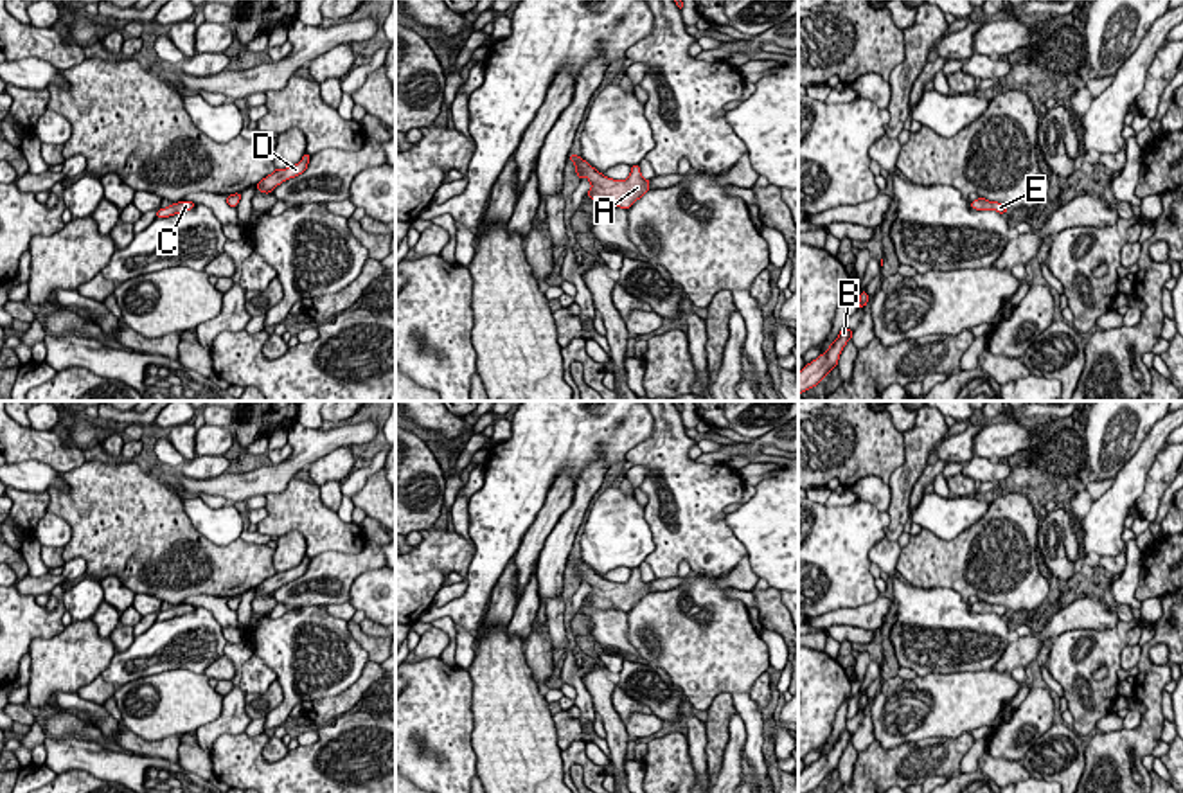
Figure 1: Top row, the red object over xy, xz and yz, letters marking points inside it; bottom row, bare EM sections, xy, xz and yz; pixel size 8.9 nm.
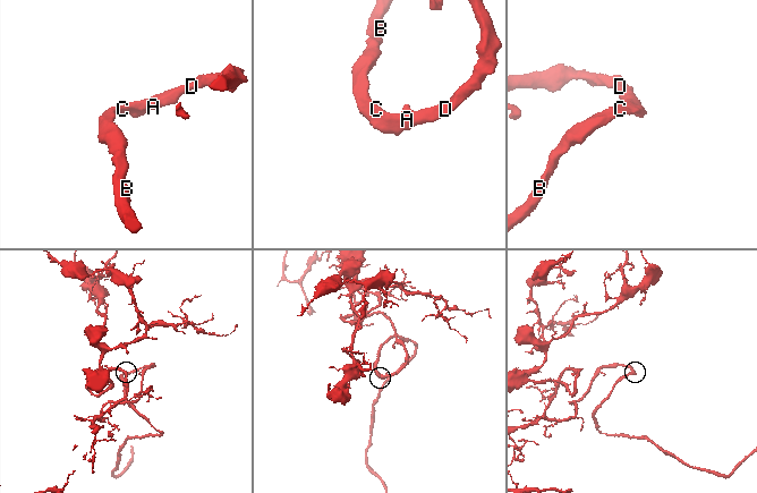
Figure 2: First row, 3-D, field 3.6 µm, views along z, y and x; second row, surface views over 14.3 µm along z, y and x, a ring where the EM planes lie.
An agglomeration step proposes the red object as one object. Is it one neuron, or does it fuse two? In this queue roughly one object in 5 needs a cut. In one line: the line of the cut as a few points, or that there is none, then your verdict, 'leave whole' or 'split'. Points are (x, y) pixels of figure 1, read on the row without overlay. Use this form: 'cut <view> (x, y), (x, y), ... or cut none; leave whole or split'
cut none; leave whole

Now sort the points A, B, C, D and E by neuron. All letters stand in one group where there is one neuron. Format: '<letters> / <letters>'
A B C D E

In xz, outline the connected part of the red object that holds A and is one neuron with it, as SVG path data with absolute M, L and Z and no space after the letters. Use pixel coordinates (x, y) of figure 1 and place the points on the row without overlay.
M577 557L568 559L574 568L577 581L586 579L592 586L592 592L586 599L593 602L599 610L620 610L629 611L636 602L640 602L647 593L651 593L651 583L644 583L640 575L640 568L631 568L631 577L627 583L613 583L599 575L586 563Z

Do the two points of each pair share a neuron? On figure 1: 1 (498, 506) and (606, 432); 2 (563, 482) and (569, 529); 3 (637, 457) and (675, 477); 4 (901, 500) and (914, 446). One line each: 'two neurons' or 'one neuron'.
1: one neuron
2: two neurons
3: one neuron
4: one neuron

